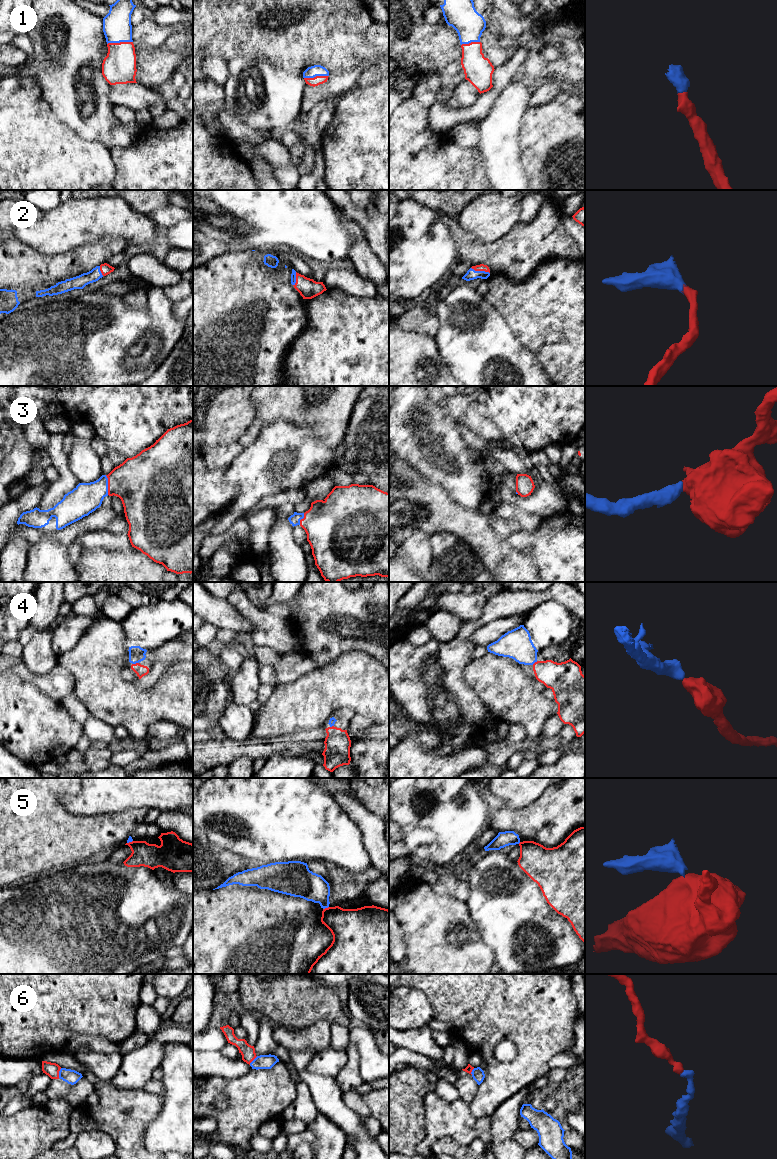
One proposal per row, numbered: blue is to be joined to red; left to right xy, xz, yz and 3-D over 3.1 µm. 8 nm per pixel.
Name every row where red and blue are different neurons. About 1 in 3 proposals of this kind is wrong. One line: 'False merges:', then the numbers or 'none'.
False merges: 5

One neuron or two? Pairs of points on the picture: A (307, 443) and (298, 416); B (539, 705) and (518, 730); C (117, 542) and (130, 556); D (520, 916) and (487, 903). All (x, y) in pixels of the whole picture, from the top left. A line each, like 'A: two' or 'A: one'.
A: two
B: two
C: two
D: one

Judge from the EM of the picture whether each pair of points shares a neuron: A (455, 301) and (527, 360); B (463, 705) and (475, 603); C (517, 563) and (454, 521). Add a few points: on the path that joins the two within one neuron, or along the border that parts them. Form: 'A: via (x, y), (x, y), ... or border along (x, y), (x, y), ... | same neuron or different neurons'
A: via (471, 320), (508, 357) | same neuron
B: border along (486, 599), (483, 612), (477, 618), (462, 622) | different neurons
C: via (501, 554), (498, 554), (470, 526) | same neuron

